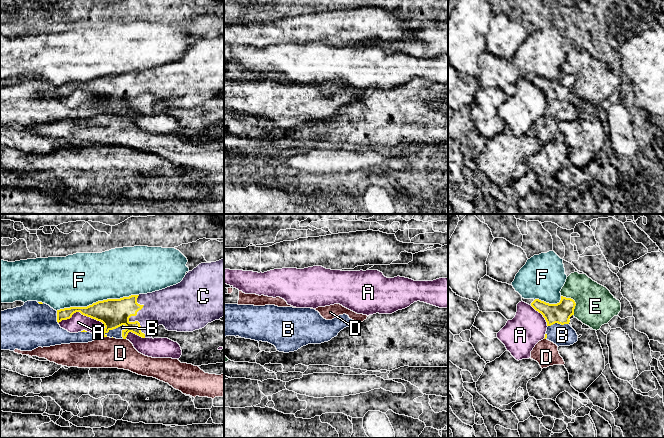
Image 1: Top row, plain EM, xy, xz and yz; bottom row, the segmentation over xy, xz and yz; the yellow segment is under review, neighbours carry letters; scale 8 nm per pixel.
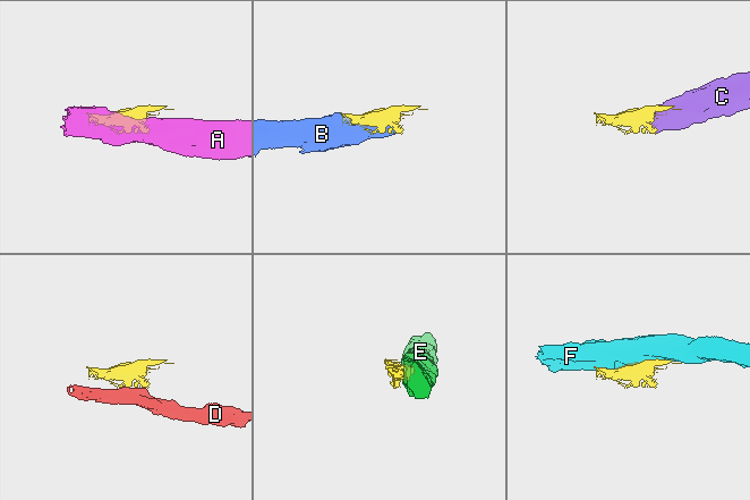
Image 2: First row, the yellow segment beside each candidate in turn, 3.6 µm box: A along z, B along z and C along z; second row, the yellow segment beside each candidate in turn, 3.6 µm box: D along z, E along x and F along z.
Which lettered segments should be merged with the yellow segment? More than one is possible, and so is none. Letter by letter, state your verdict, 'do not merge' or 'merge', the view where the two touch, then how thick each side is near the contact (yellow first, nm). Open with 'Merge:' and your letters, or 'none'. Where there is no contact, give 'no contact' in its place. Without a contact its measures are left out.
Merge: B, C
A: do not merge; meets yellow in xy; 240 nm thick on the yellow side, 140 nm on the other
B: merge; meets yellow in xy; 240 nm thick on the yellow side, 80 nm on the other
C: merge; meets yellow in xy; 240 nm thick on the yellow side, 260 nm on the other
D: do not merge; meets yellow in xy; 240 nm thick on the yellow side, 260 nm on the other
E: do not merge; meets yellow in yz; 170 nm thick on the yellow side, 320 nm on the other
F: do not merge; meets yellow in xy; 240 nm thick on the yellow side, 440 nm on the other

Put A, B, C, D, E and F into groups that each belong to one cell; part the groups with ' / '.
A / B C / D / E / F

